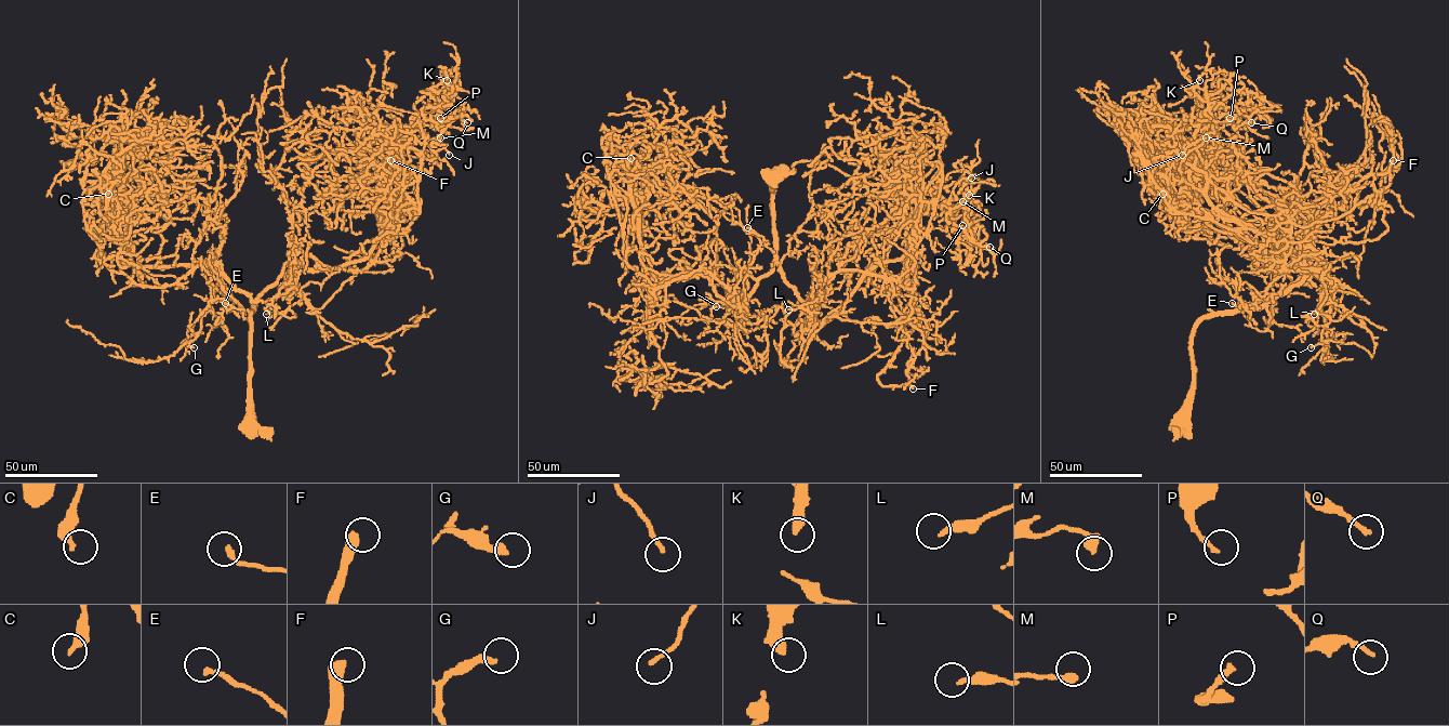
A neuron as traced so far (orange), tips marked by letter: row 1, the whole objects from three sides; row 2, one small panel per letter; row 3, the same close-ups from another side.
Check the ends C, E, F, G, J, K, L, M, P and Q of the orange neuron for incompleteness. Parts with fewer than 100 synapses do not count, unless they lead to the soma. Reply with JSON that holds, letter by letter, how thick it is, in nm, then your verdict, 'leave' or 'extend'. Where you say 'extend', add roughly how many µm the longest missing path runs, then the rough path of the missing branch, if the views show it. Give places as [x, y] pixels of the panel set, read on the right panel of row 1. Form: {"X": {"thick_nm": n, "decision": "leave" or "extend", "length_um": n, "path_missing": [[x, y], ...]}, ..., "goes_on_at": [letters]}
{"C": {"thick_nm": 340, "decision": "leave"}, "E": {"thick_nm": 240, "decision": "leave"}, "F": {"thick_nm": 480, "decision": "extend", "length_um": 80, "path_missing": [[1393, 160], [1394, 140], [1381, 128], [1380, 117], [1384, 119], [1390, 140], [1388, 126]]}, "G": {"thick_nm": 320, "decision": "leave"}, "J": {"thick_nm": 170, "decision": "leave"}, "K": {"thick_nm": 420, "decision": "leave"}, "L": {"thick_nm": 320, "decision": "leave"}, "M": {"thick_nm": 400, "decision": "leave"}, "P": {"thick_nm": 220, "decision": "leave"}, "Q": {"thick_nm": 200, "decision": "leave"}, "goes_on_at": ["F"]}

